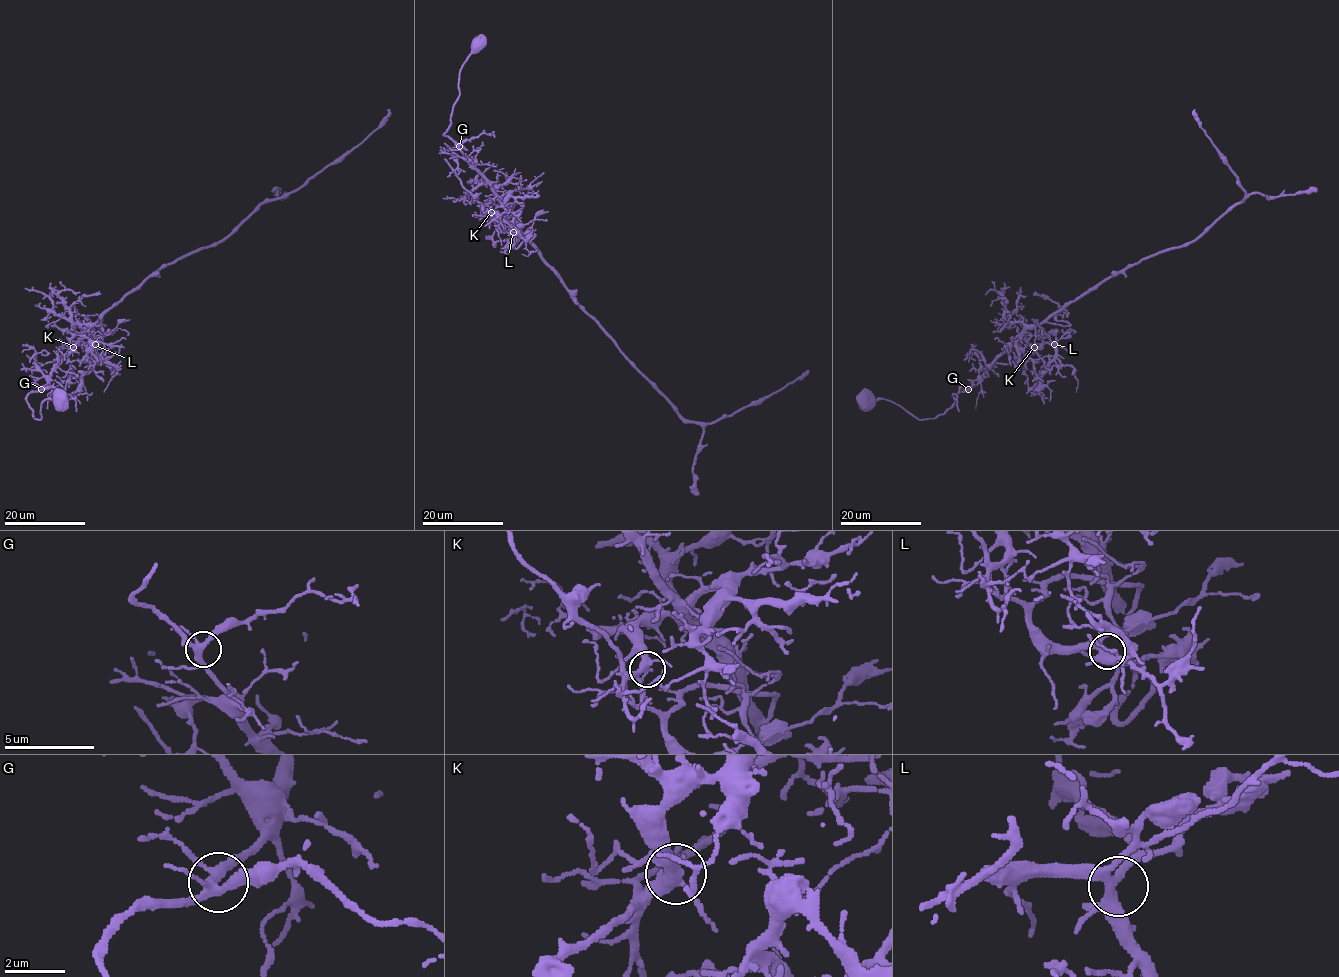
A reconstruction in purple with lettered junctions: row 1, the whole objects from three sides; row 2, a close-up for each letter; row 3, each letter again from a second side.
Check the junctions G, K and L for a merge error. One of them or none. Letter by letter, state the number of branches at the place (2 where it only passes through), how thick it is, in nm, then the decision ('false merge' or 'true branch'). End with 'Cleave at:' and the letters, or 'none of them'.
G: 5 branches meet; 320 nm thick; true branch
K: 5 branches meet; 360 nm thick; false merge
L: 6 branches meet; 360 nm thick; true branch
Cleave at: K

